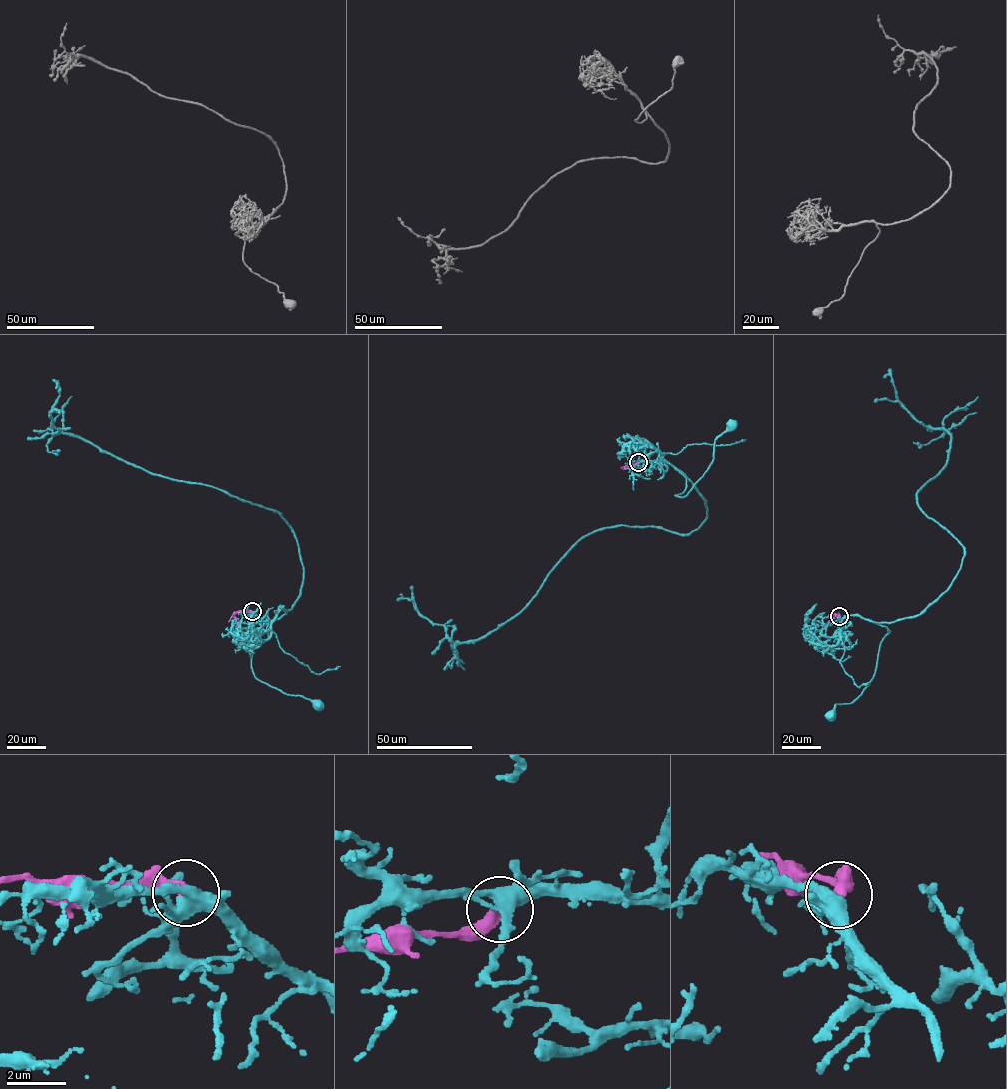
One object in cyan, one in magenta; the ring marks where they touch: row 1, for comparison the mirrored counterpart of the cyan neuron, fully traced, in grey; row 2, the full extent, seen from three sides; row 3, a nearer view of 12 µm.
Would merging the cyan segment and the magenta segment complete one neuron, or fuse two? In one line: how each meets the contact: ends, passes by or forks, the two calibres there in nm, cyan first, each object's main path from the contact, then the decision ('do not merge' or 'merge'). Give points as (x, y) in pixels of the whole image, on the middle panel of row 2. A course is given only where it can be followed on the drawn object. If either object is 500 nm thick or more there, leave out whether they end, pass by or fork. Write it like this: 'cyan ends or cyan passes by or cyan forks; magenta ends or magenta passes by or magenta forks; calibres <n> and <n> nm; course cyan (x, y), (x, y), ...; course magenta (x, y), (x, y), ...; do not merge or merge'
cyan forks; magenta ends; calibres 420 and 420 nm; course cyan (638, 462), (656, 461), (658, 450), (686, 478), (675, 495), (685, 496), (732, 422); course magenta (638, 462), (621, 467); do not merge

